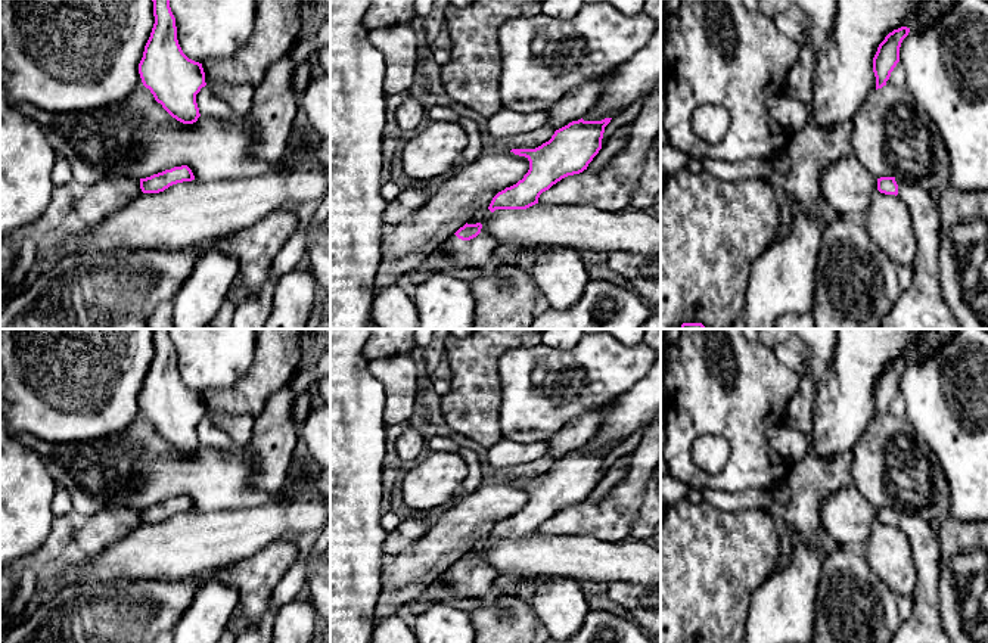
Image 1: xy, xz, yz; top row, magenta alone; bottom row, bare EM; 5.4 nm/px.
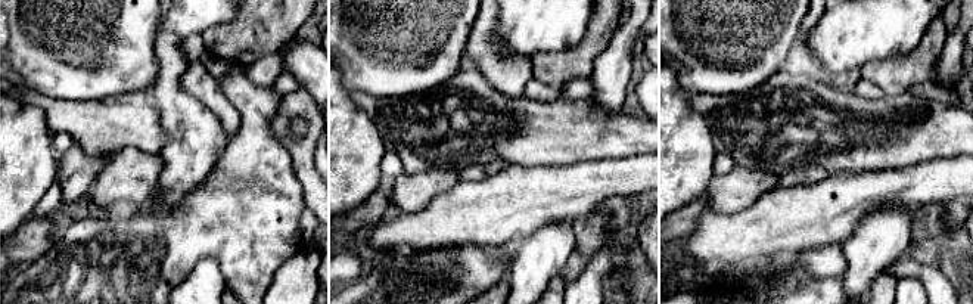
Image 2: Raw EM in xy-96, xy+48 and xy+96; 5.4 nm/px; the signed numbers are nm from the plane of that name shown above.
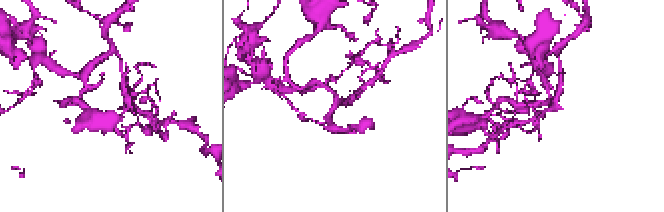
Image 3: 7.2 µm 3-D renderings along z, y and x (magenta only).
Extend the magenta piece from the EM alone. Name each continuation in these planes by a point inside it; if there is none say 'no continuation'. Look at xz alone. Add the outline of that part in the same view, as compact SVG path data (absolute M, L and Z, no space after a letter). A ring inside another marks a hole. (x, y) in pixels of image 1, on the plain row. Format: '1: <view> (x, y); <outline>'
1: xz (477, 583); M481 562L470 571L462 571L451 565L436 583L454 599L482 599L490 597L497 575L497 569L487 562Z

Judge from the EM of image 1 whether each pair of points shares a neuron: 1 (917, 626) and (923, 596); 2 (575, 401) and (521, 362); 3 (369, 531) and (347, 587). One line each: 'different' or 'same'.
1: same
2: same
3: same

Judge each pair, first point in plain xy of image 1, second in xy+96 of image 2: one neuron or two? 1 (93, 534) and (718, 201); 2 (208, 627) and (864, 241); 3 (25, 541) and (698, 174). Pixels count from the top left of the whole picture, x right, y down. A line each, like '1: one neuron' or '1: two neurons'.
1: one neuron
2: one neuron
3: one neuron

